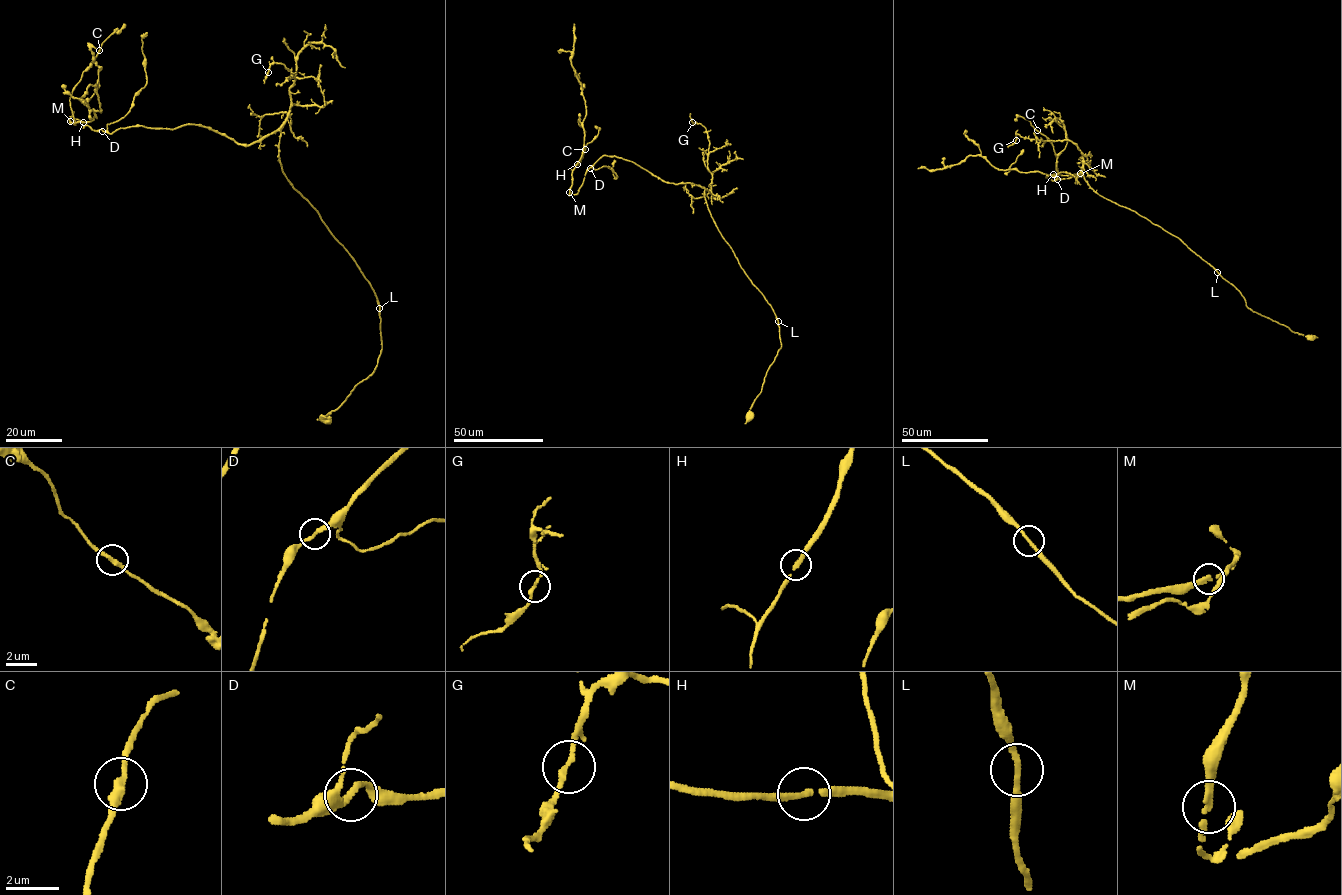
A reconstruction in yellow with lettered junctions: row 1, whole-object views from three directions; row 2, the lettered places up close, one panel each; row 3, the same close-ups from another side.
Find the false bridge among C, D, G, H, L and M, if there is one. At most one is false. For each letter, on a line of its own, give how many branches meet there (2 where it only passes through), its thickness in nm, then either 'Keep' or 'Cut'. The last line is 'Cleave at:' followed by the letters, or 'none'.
C: Branches: 2. Thickness 240 nm. Keep
D: Branches: 2. Thickness 200 nm. Keep
G: Branches: 2. Thickness 190 nm. Keep
H: Branches: 2. Thickness 220 nm. Keep
L: Branches: 2. Thickness 200 nm. Keep
M: Branches: 2. Thickness 220 nm. Keep
Cleave at: none

